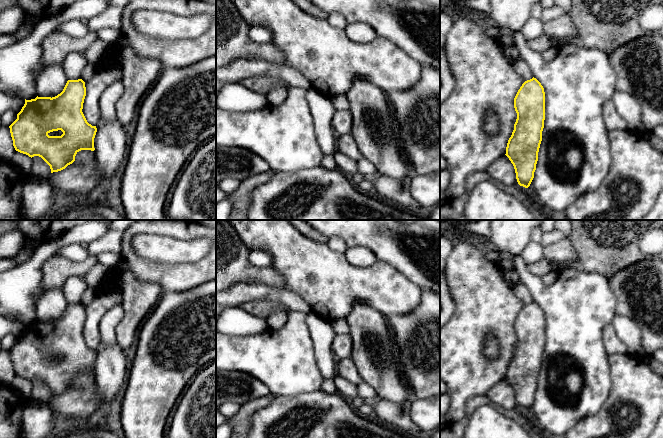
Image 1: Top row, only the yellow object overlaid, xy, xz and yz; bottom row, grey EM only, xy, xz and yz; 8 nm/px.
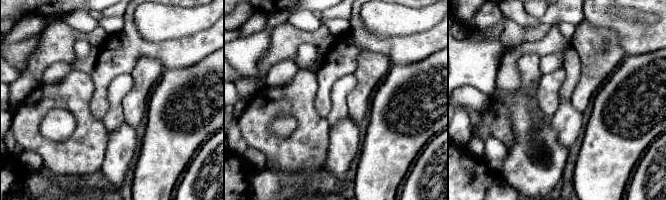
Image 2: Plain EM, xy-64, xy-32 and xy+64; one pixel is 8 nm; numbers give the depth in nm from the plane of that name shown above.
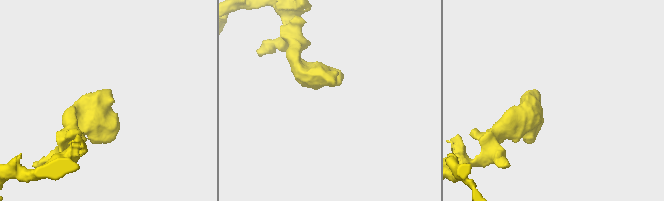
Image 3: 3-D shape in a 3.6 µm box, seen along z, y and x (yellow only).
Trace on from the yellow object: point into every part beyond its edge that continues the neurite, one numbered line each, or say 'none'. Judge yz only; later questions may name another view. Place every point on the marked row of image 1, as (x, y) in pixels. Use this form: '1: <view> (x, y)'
none

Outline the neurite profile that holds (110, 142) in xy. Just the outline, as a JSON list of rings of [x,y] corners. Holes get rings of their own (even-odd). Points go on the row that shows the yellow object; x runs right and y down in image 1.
[[[116,118],[102,124],[97,128],[94,148],[101,176],[109,181],[127,156],[126,128]]]

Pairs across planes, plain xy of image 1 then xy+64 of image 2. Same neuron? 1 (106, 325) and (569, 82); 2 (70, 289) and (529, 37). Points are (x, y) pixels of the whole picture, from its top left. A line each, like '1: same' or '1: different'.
1: same
2: different

